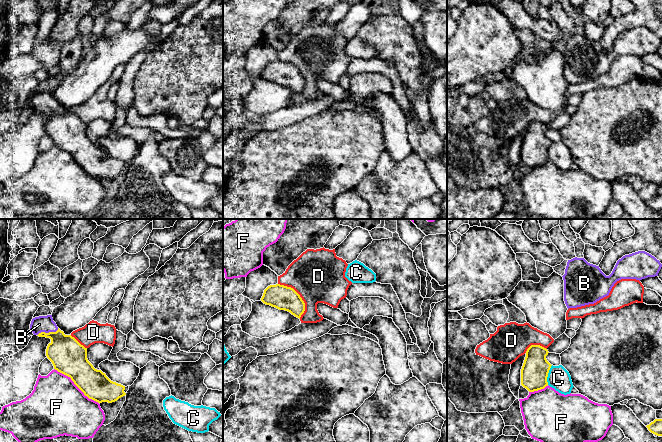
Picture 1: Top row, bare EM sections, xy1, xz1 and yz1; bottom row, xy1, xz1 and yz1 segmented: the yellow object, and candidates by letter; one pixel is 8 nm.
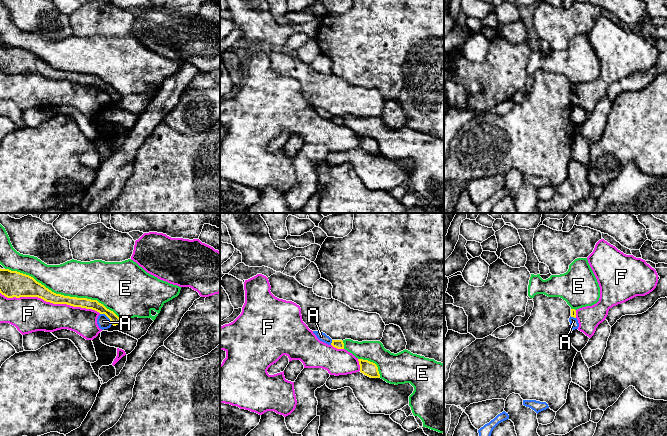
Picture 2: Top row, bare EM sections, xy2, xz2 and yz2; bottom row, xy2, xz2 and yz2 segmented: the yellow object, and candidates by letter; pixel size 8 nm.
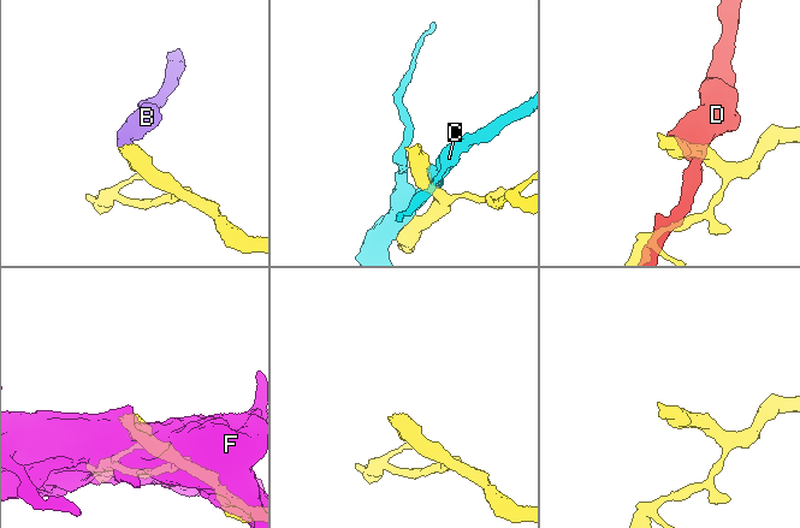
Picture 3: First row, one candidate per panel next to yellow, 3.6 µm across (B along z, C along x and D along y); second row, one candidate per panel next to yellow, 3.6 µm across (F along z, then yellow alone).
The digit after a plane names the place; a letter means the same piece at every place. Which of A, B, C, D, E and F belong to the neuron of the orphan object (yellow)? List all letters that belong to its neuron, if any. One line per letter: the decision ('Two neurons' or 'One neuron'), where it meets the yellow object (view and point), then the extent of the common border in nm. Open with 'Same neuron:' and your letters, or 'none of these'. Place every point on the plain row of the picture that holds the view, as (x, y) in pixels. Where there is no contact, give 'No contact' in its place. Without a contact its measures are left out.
Same neuron: B
A: Two neurons. Touches yellow at xy2 (107, 92). Shared border 140 nm
B: One neuron. Touches yellow at xy1 (47, 109). Shared border 190 nm
C: Two neurons. Touches yellow at yz1 (547, 151). Shared border 170 nm
D: Two neurons. Touches yellow at xz1 (299, 72). Shared border 340 nm
E: Two neurons. Touches yellow at xy2 (63, 71). Shared border 1000 nm
F: Two neurons. Touches yellow at xy2 (50, 78). Shared border 850 nm

